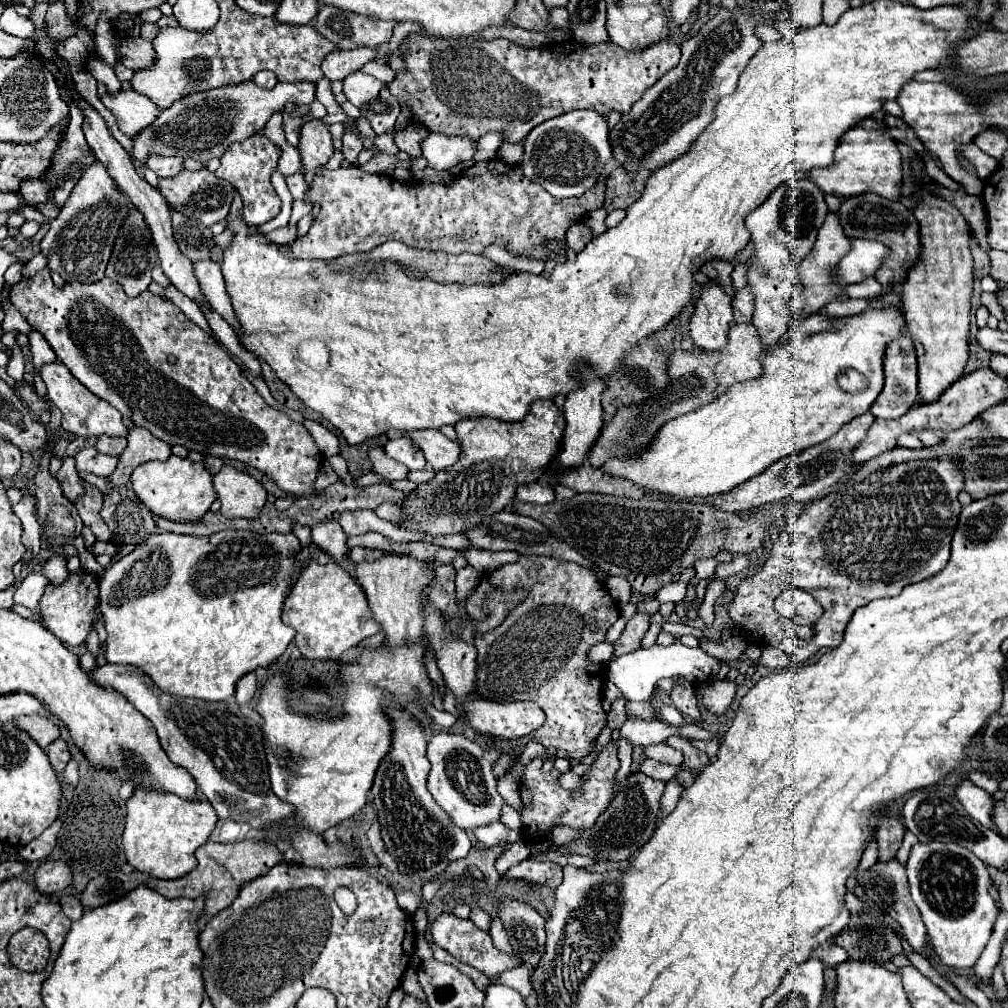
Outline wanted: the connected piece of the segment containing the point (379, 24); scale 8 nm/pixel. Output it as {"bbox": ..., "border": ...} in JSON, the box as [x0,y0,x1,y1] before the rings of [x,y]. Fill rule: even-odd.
{"bbox":[313,5,395,49],"border":[[[321,5],[313,27],[319,35],[333,41],[339,49],[357,49],[387,43],[393,35],[395,21],[361,17],[349,11],[341,11],[337,7]]]}

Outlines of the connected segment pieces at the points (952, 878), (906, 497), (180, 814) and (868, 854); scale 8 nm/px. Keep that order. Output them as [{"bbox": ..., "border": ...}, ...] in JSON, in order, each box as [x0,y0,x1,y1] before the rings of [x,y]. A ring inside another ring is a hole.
[{"bbox":[907,843,1001,967],"border":[[[915,843],[907,861],[911,897],[921,911],[927,935],[939,959],[947,967],[973,967],[985,949],[993,925],[1001,913],[991,897],[989,867],[973,851],[957,843]]]},{"bbox":[729,457,963,663],"border":[[[939,457],[893,465],[881,473],[873,473],[873,477],[867,477],[863,485],[849,489],[849,493],[831,491],[825,499],[821,497],[813,505],[807,505],[805,511],[775,539],[763,567],[739,585],[735,599],[729,605],[733,623],[741,625],[745,639],[753,645],[773,645],[785,651],[795,663],[807,661],[823,647],[837,647],[843,639],[845,625],[857,607],[867,605],[873,599],[895,597],[905,585],[923,581],[947,565],[951,537],[961,513],[961,505],[957,501],[961,489],[963,477],[955,463],[949,457]],[[791,587],[805,589],[825,609],[823,617],[815,623],[815,637],[809,641],[801,641],[793,631],[785,631],[785,619],[781,619],[781,615],[773,609],[773,601],[779,597],[779,593]]]},{"bbox":[123,789,217,879],"border":[[[135,789],[127,801],[127,823],[123,849],[127,863],[141,873],[157,879],[179,879],[195,869],[195,849],[201,847],[217,823],[217,813],[207,801],[185,801],[177,795]]]},{"bbox":[857,834,878,872],"border":[[[876,834],[871,838],[871,843],[869,843],[867,849],[864,851],[863,856],[857,866],[858,872],[865,872],[871,866],[873,866],[878,859],[878,845]]]}]

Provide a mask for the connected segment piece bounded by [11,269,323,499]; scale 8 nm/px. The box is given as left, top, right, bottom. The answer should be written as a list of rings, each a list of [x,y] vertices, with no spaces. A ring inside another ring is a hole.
[[[43,269],[27,283],[21,281],[11,289],[11,303],[33,329],[43,333],[73,377],[77,377],[93,395],[119,409],[119,413],[137,427],[147,427],[167,445],[183,445],[189,451],[251,465],[275,481],[289,497],[299,499],[317,495],[313,485],[323,457],[309,431],[285,413],[269,407],[245,379],[233,357],[201,327],[189,321],[167,297],[153,295],[151,291],[127,297],[121,285],[107,277],[91,285],[67,283],[63,289],[57,289],[51,273]]]

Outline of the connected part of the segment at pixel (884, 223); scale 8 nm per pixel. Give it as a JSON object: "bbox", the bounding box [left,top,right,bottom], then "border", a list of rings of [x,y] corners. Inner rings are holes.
{"bbox":[841,193,921,289],"border":[[[863,193],[861,197],[849,197],[841,203],[841,223],[845,227],[847,237],[863,237],[863,239],[877,239],[891,249],[891,257],[883,261],[881,269],[877,269],[875,279],[885,289],[899,289],[903,279],[907,277],[909,269],[921,257],[921,233],[919,223],[901,201],[889,201],[885,197],[877,197],[875,193]]]}

